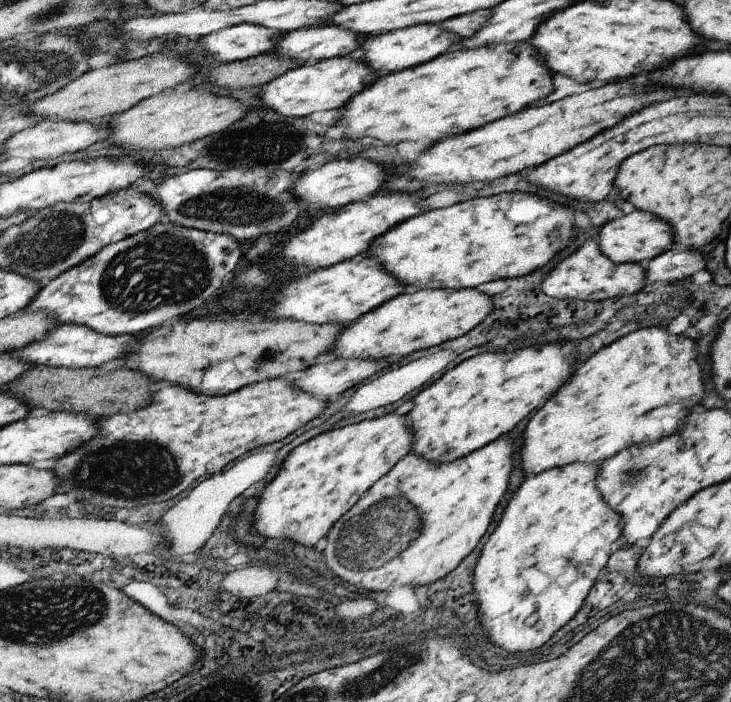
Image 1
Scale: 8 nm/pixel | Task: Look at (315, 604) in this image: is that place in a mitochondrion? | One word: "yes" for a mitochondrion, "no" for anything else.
no

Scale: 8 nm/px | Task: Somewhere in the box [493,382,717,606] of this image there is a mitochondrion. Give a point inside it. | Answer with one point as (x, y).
(632, 472)

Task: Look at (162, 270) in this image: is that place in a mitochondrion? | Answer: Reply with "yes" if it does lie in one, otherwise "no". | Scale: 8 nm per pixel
yes

